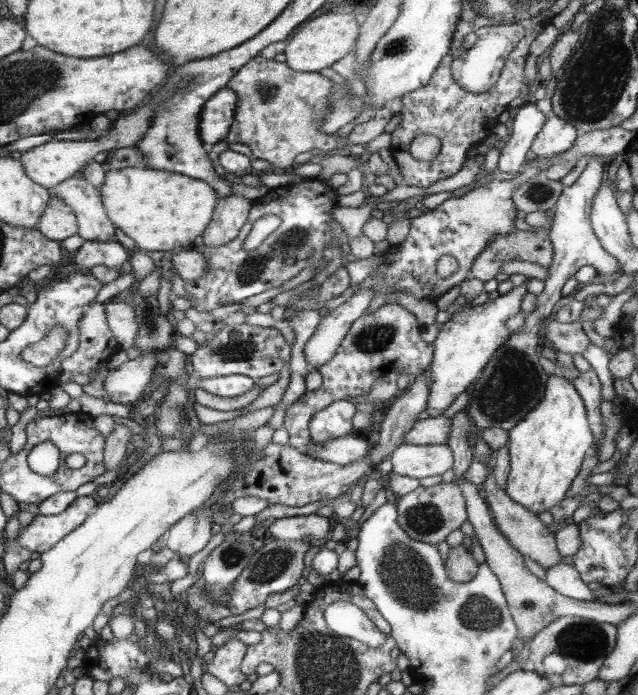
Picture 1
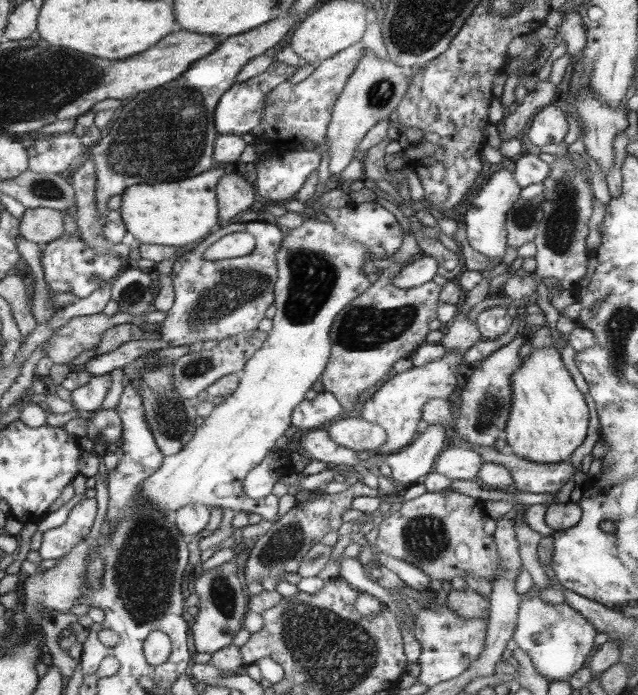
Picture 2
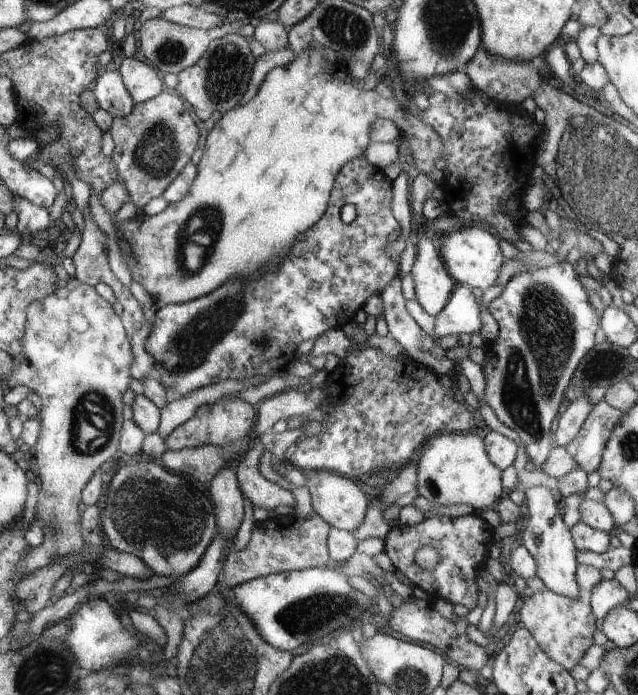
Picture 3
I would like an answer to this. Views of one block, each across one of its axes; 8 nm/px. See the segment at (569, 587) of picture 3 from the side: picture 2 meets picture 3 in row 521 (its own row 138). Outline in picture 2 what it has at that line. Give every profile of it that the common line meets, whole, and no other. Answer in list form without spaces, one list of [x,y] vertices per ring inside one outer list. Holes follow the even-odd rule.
[[[552,104],[541,108],[534,116],[526,136],[537,148],[545,144],[558,144],[564,140],[569,130],[566,113]]]

